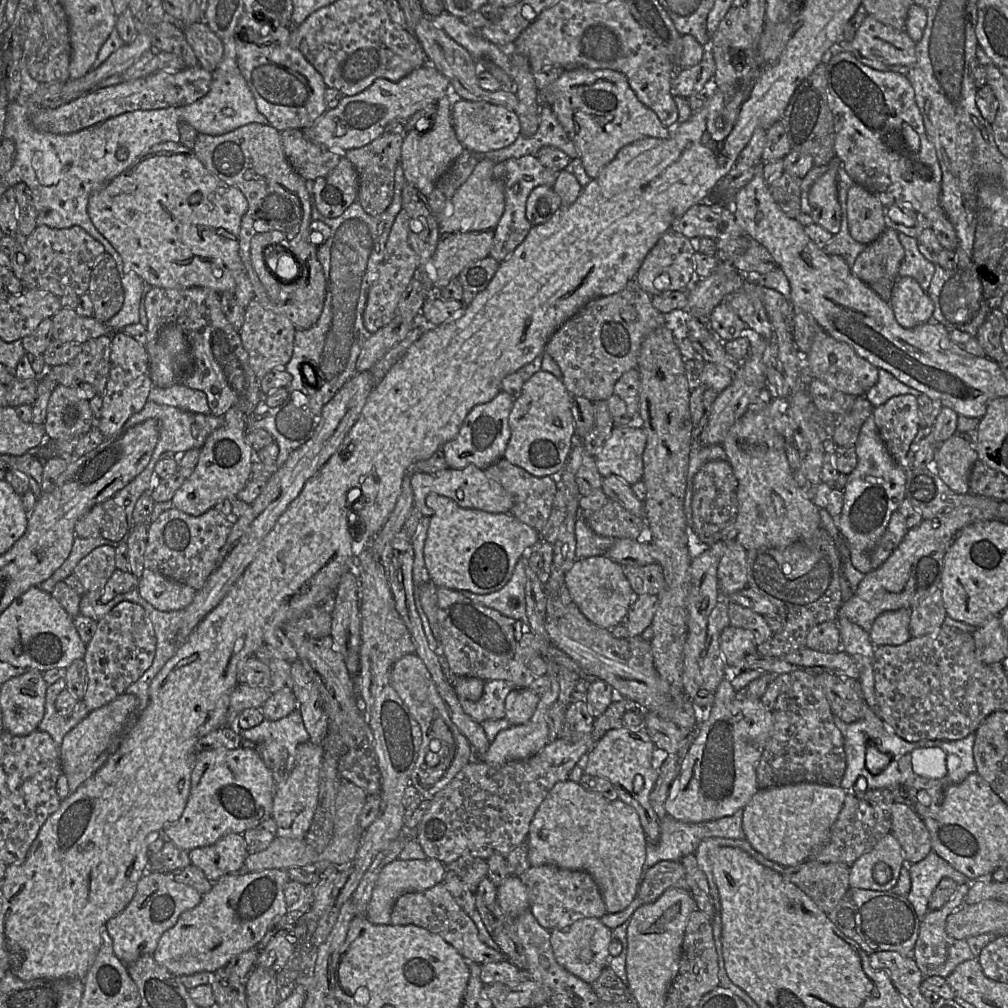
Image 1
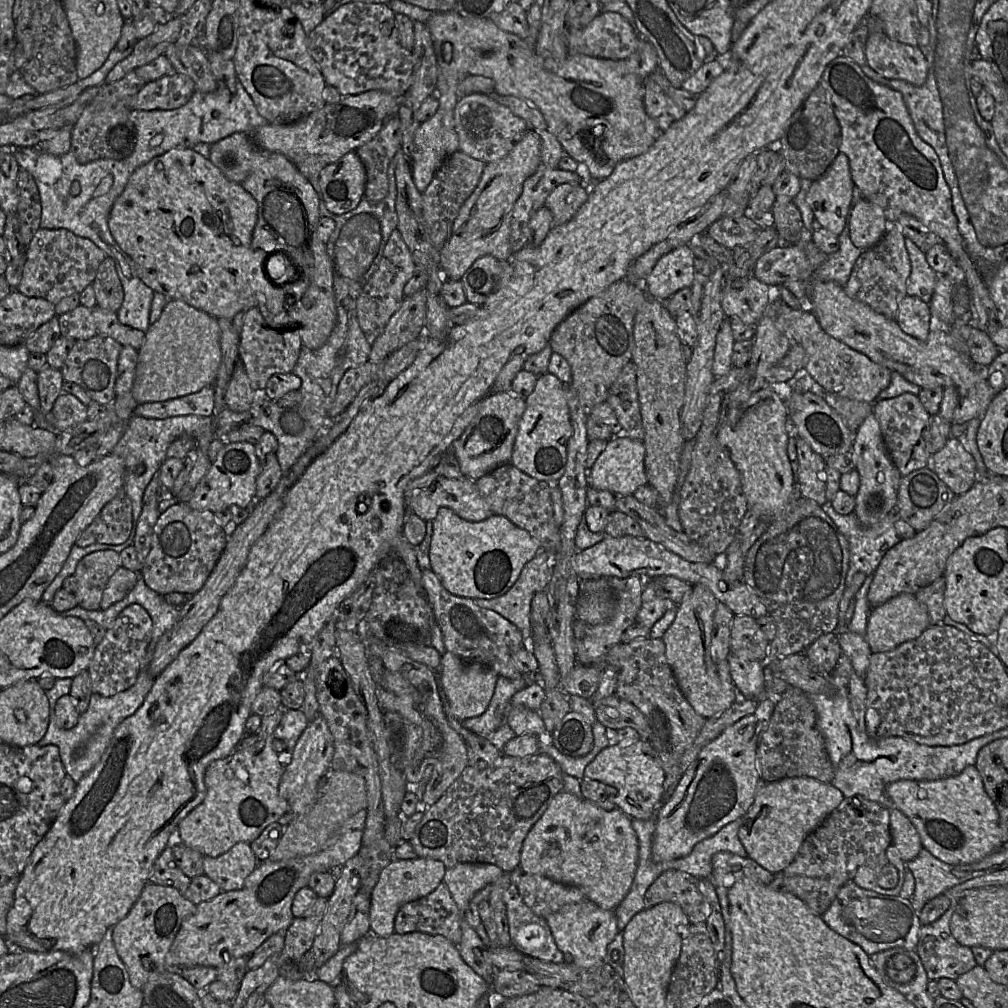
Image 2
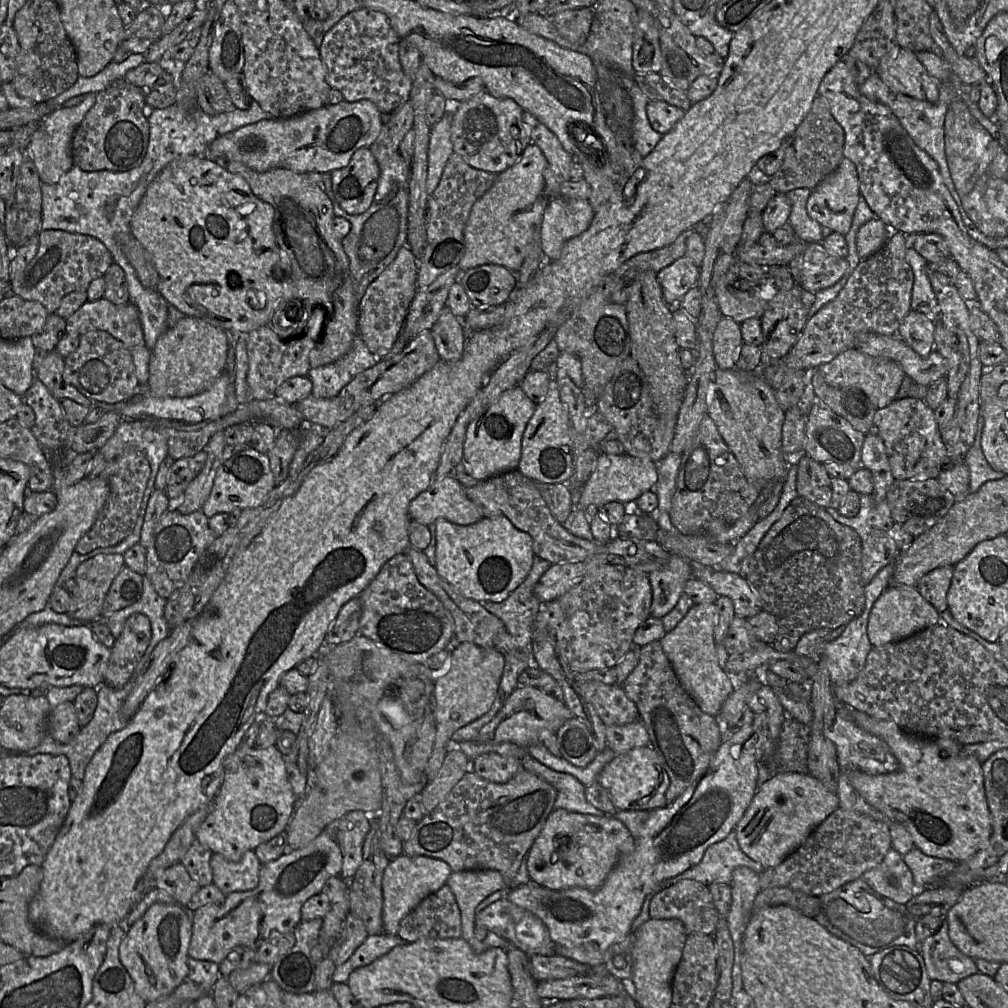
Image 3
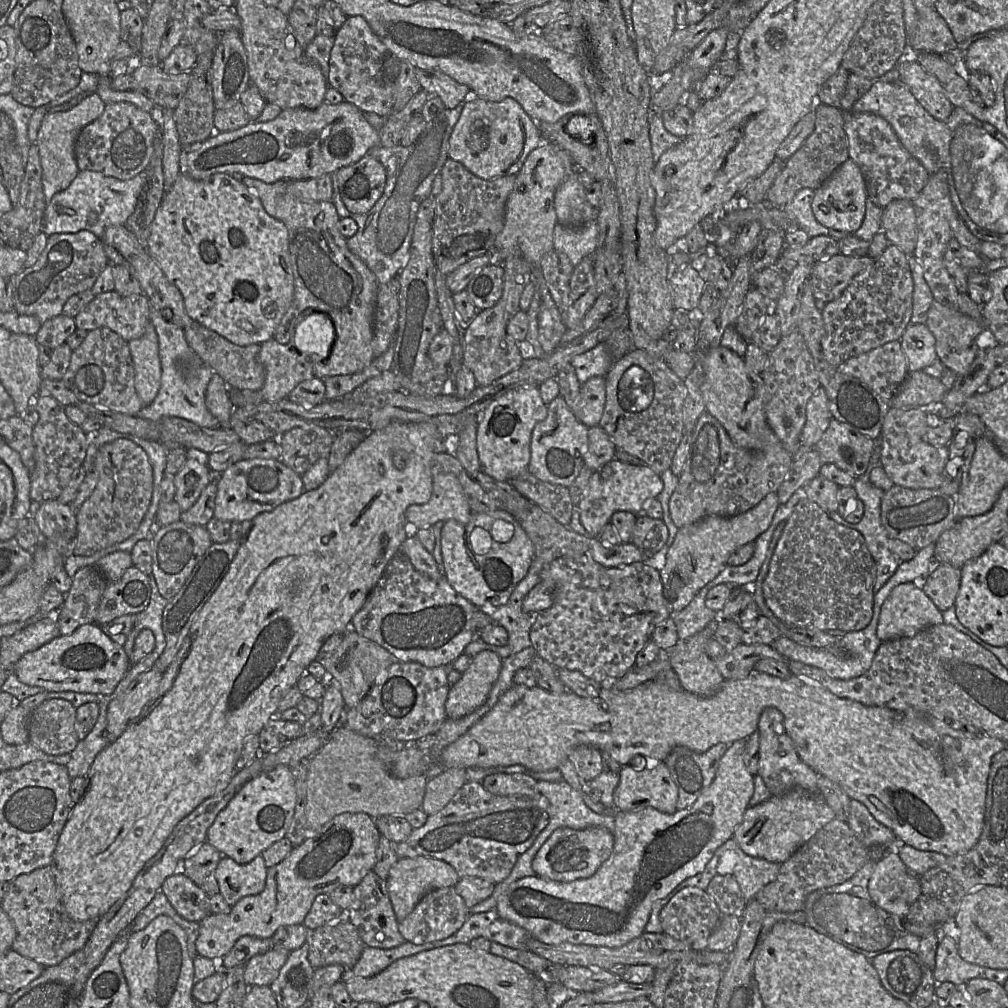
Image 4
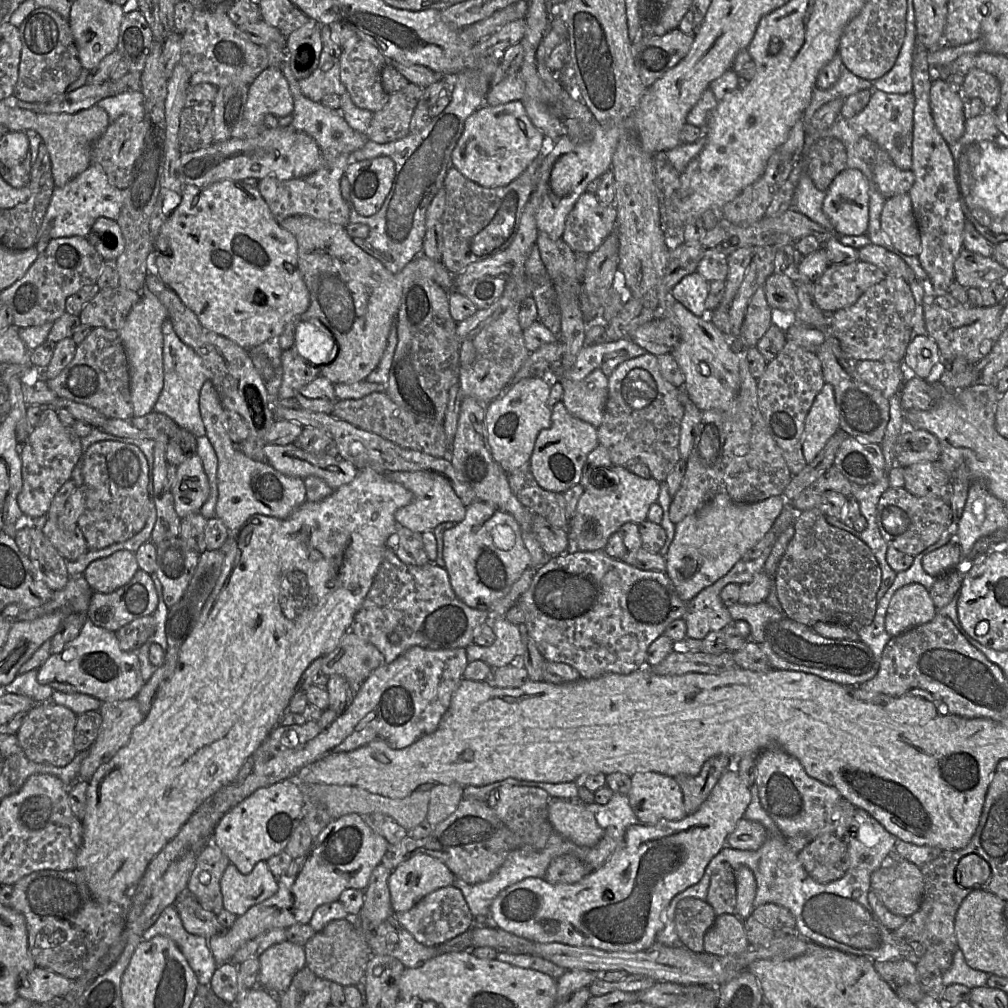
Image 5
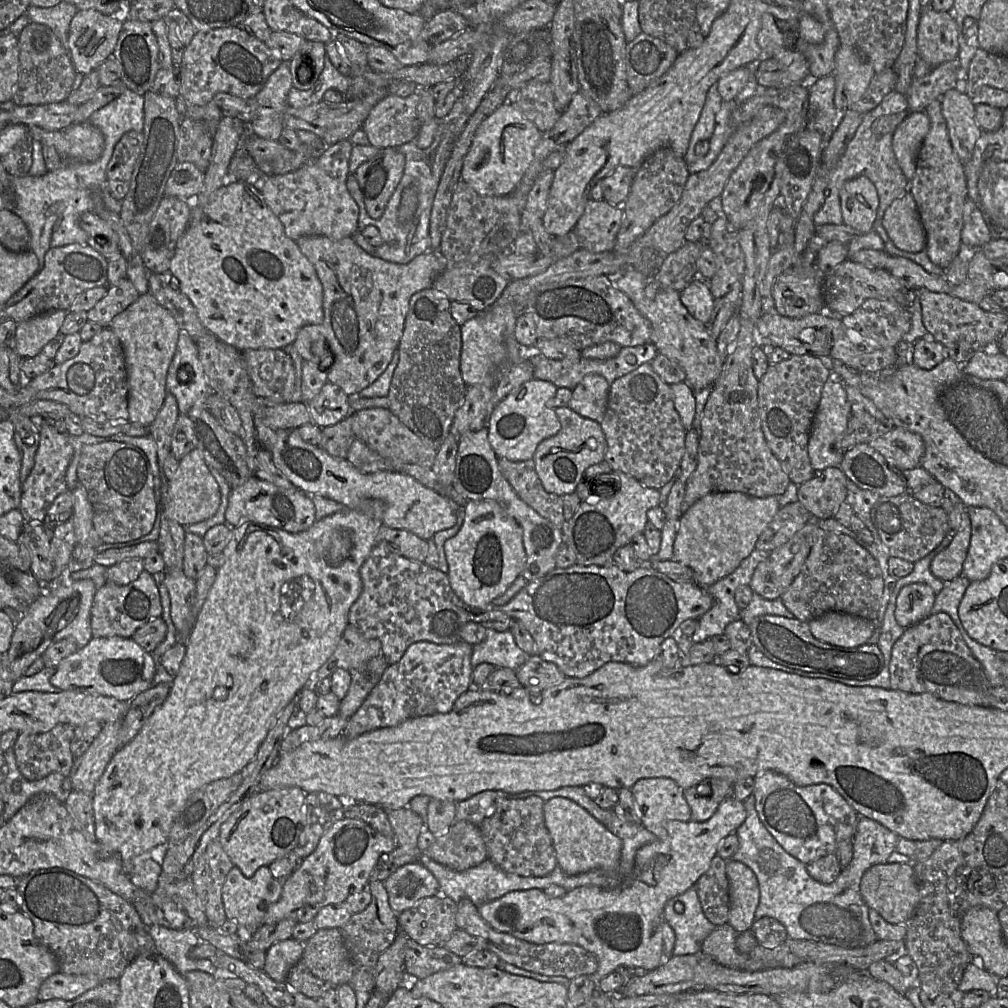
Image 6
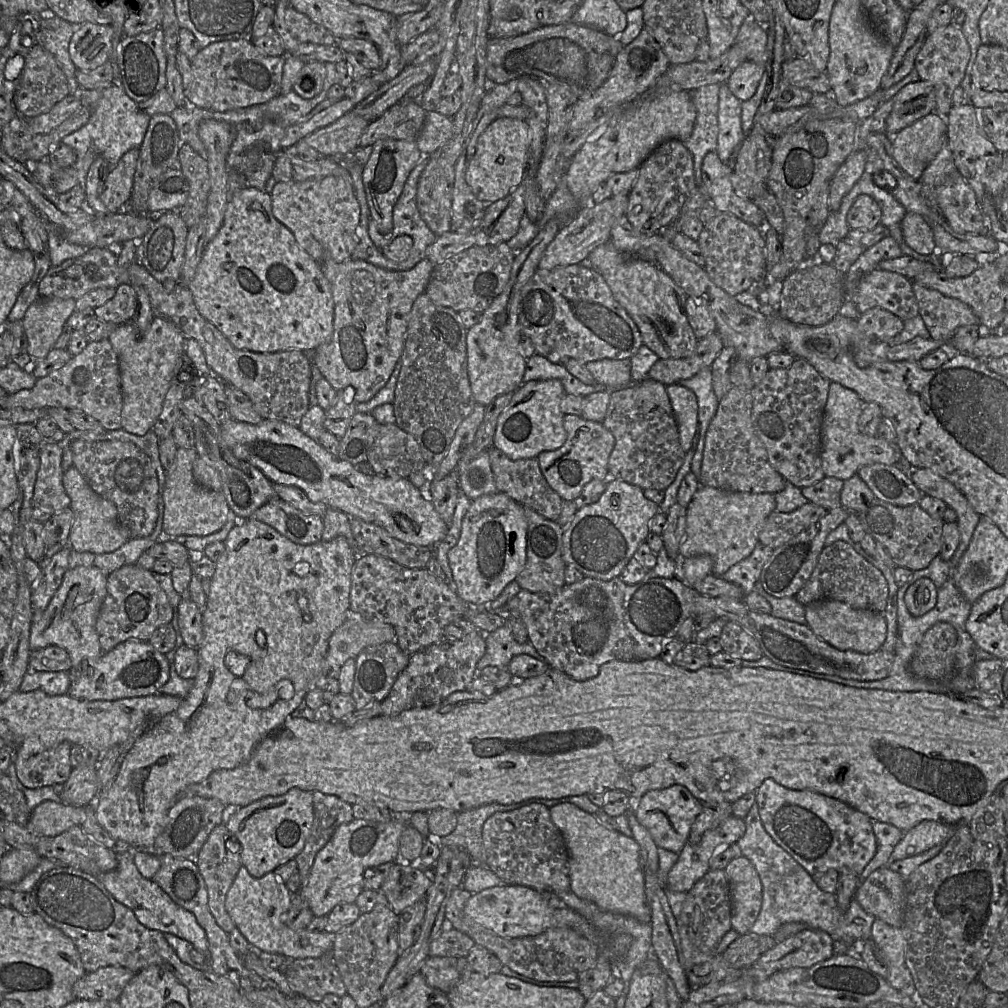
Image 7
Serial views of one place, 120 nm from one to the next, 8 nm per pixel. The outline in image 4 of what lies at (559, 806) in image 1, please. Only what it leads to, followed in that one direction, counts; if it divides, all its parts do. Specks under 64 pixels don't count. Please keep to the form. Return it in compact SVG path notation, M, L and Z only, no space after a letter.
M592 827L582 830L558 828L541 846L532 861L532 868L539 877L571 882L589 878L610 857L614 847L614 834L604 827Z

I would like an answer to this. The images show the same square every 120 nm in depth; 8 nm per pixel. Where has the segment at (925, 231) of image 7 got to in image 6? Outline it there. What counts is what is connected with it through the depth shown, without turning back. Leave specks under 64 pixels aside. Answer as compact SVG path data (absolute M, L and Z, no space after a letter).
M909 191L895 199L885 210L882 225L898 249L910 253L925 250L926 233L914 197Z

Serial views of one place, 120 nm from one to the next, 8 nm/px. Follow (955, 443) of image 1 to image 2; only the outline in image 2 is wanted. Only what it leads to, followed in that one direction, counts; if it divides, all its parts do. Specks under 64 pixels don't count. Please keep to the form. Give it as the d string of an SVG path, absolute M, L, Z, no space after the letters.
M950 437L945 446L931 456L928 469L933 470L939 479L956 495L968 492L976 483L976 463L973 456L963 447L961 441Z

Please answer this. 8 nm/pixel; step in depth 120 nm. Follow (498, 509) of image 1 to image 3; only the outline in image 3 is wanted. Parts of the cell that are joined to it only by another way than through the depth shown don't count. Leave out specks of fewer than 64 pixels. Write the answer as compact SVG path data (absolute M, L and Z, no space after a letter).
M454 475L435 480L429 489L410 502L408 513L411 520L426 526L438 518L445 518L458 525L471 525L483 518Z

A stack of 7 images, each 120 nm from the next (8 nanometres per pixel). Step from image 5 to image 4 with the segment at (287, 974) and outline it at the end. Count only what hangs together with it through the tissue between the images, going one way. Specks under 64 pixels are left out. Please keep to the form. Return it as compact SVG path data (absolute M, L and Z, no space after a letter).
M270 949L251 958L245 964L244 980L247 986L271 986L287 961L289 953L286 949Z

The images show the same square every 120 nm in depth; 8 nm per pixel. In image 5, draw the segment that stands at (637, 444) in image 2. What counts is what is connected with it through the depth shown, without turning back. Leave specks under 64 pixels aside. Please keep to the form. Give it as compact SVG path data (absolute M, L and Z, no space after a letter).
M612 465L612 467L613 472L619 477L618 484L614 484L614 480L599 481L599 485L591 482L591 486L597 489L597 493L585 490L581 495L576 511L568 522L567 533L570 550L604 550L609 537L618 532L623 524L627 522L642 523L647 519L648 507L654 502L658 502L660 483L657 480L653 477L648 479L639 477L626 466Z

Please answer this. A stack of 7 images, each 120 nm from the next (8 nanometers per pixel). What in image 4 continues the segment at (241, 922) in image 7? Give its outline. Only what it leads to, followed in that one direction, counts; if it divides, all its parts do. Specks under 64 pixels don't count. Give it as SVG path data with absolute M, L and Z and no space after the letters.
M261 855L247 864L222 856L215 870L220 894L232 907L241 898L259 894L265 887L267 867Z

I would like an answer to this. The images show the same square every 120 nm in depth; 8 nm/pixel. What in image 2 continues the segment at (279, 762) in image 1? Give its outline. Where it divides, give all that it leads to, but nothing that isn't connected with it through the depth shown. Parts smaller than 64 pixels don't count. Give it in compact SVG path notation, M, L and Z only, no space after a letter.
M284 709L283 716L273 732L274 738L282 740L286 745L285 750L278 753L283 771L291 760L293 748L298 738L309 723L302 709Z

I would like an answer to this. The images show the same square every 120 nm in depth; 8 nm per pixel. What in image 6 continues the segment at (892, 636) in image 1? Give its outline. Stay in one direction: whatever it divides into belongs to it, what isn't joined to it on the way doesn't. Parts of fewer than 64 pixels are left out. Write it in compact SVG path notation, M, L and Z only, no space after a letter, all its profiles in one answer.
M910 583L904 586L897 599L894 611L898 625L908 628L930 615L936 595L924 583Z

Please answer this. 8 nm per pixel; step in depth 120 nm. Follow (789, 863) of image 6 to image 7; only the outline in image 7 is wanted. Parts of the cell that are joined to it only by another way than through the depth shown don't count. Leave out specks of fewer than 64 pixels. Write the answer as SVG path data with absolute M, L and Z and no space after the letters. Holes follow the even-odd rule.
M756 802L745 817L745 834L737 841L738 854L747 858L755 867L763 887L760 913L750 929L755 936L772 936L782 925L791 922L805 923L809 928L827 932L835 941L837 950L872 937L875 916L865 912L855 898L847 910L838 906L836 894L820 890L812 877L797 861L782 849L763 827ZM873 822L872 829L877 843L876 853L859 876L859 883L876 869L888 867L890 856L904 833L893 825L883 822Z

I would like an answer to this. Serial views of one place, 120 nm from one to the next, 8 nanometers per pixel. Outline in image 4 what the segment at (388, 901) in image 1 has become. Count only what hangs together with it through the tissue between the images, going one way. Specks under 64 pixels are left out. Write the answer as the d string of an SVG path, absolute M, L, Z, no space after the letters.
M425 855L399 858L390 868L386 879L389 897L398 922L401 922L411 913L420 899L429 891L444 887L454 887L459 879L455 869L443 860Z

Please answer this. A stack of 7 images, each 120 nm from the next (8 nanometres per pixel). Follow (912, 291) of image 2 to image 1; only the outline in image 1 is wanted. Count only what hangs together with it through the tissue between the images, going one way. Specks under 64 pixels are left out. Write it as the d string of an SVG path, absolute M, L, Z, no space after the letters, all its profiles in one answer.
M898 233L905 256L899 268L899 277L914 278L927 292L933 278L936 265L928 261L919 251L917 239Z

